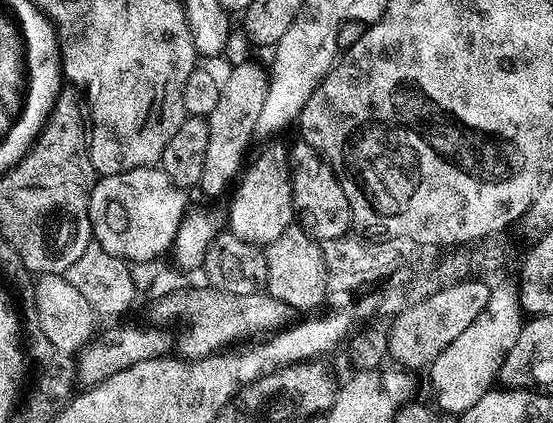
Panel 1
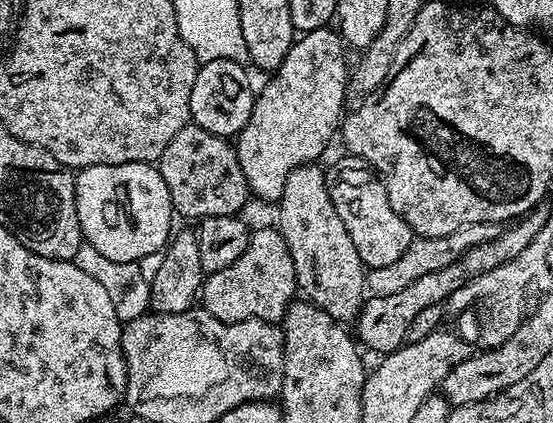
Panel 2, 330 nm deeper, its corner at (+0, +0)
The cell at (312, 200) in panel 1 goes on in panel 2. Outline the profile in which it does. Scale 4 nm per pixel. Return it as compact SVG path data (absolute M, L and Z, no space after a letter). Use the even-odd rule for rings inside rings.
M344 154L341 160L327 169L328 193L330 202L334 202L334 210L338 210L338 218L342 218L342 226L346 226L346 234L354 241L358 249L358 258L362 258L365 269L390 266L390 262L398 262L402 254L413 242L414 233L410 225L390 206L390 198L386 194L383 180L374 169L368 167L367 160L360 156Z

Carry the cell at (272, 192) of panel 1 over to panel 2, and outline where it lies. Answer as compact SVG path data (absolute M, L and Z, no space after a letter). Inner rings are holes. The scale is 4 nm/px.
M331 27L319 28L313 32L305 32L293 43L286 54L282 66L267 77L264 89L255 93L256 101L250 114L250 122L235 137L234 147L238 154L238 162L242 166L242 174L246 174L248 191L260 200L279 201L282 186L286 186L286 178L298 166L319 161L320 155L328 148L332 135L337 135L346 112L348 94L349 61L344 61L346 45L340 39L339 31Z

